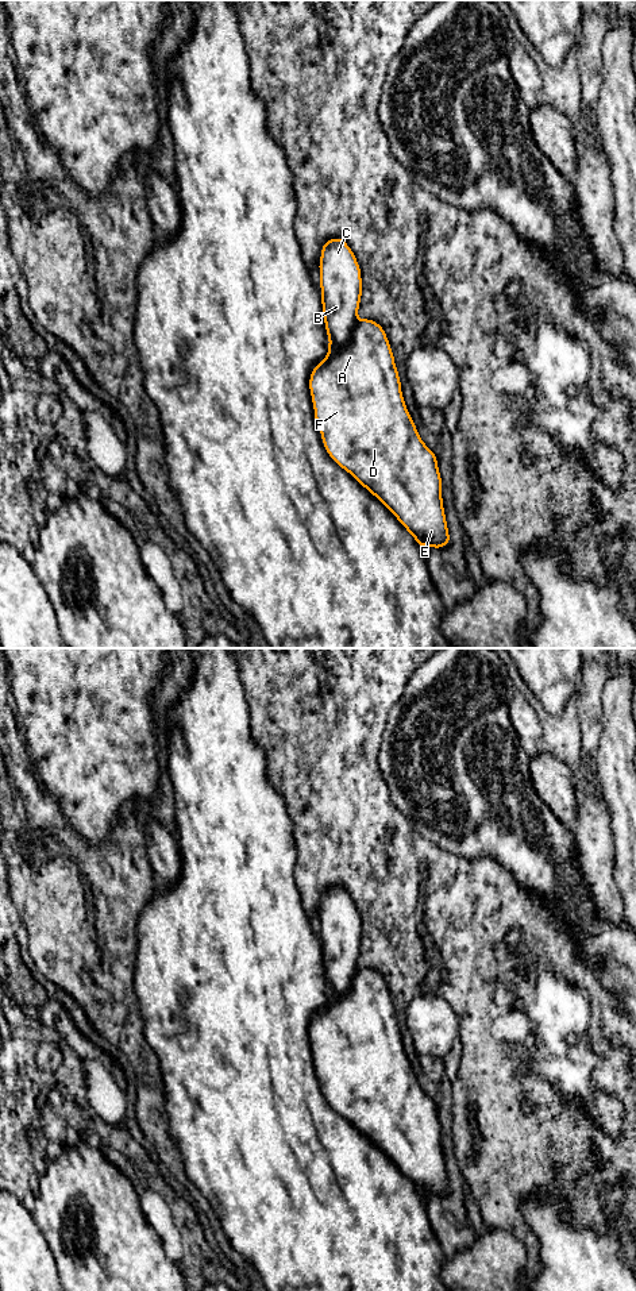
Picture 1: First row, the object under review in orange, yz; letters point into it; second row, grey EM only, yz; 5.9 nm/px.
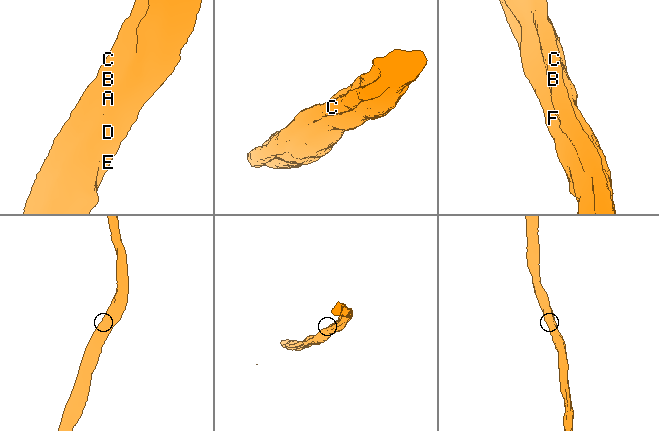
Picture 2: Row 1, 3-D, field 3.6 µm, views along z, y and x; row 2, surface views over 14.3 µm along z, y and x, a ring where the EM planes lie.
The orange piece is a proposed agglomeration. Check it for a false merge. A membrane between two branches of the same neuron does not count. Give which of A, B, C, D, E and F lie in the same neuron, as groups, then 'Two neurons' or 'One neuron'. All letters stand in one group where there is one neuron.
Groups: A B C D E F. One neuron

